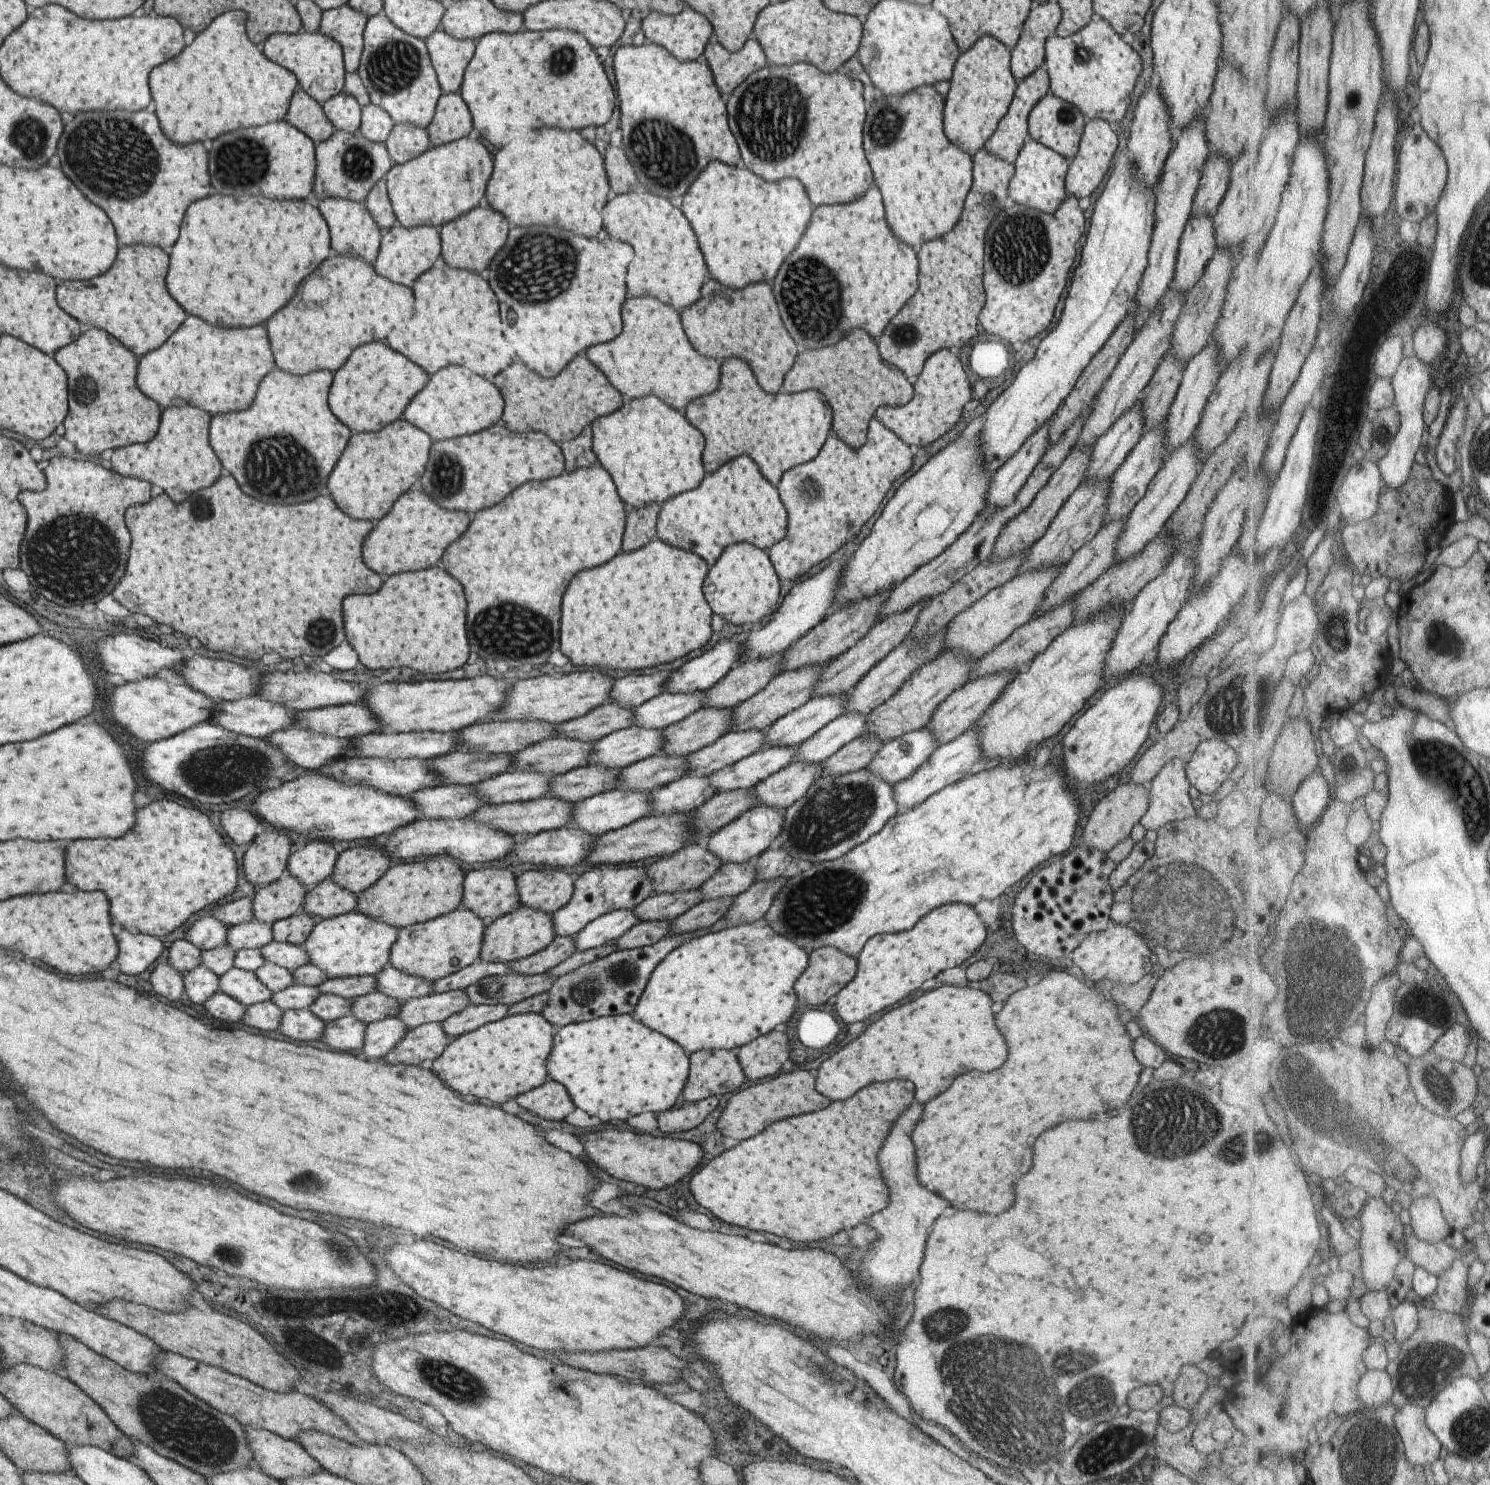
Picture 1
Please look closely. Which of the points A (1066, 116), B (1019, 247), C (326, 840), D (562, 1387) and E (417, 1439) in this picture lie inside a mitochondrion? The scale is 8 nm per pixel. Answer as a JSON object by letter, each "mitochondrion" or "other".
{"A":"mitochondrion","B":"mitochondrion","C":"other","D":"other","E":"other"}

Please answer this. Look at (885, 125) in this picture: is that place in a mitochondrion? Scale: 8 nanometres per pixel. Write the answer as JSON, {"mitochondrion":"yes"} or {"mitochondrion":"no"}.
{"mitochondrion":"yes"}

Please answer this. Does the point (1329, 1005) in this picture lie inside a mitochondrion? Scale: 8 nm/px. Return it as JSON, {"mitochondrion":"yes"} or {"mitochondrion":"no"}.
{"mitochondrion":"yes"}

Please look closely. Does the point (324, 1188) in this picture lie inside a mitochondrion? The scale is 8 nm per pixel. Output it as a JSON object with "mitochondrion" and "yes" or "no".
{"mitochondrion":"yes"}

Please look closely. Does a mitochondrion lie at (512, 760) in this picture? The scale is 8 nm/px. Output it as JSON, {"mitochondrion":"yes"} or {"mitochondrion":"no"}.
{"mitochondrion":"no"}

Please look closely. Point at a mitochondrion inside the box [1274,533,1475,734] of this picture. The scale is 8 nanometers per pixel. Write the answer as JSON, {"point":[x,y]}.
{"point":[1443,639]}

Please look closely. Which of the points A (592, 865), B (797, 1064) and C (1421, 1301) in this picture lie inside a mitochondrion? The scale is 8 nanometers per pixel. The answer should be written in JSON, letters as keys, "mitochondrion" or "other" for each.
{"A":"other","B":"other","C":"other"}

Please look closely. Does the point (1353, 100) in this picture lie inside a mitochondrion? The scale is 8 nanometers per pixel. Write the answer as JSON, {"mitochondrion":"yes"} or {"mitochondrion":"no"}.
{"mitochondrion":"no"}

